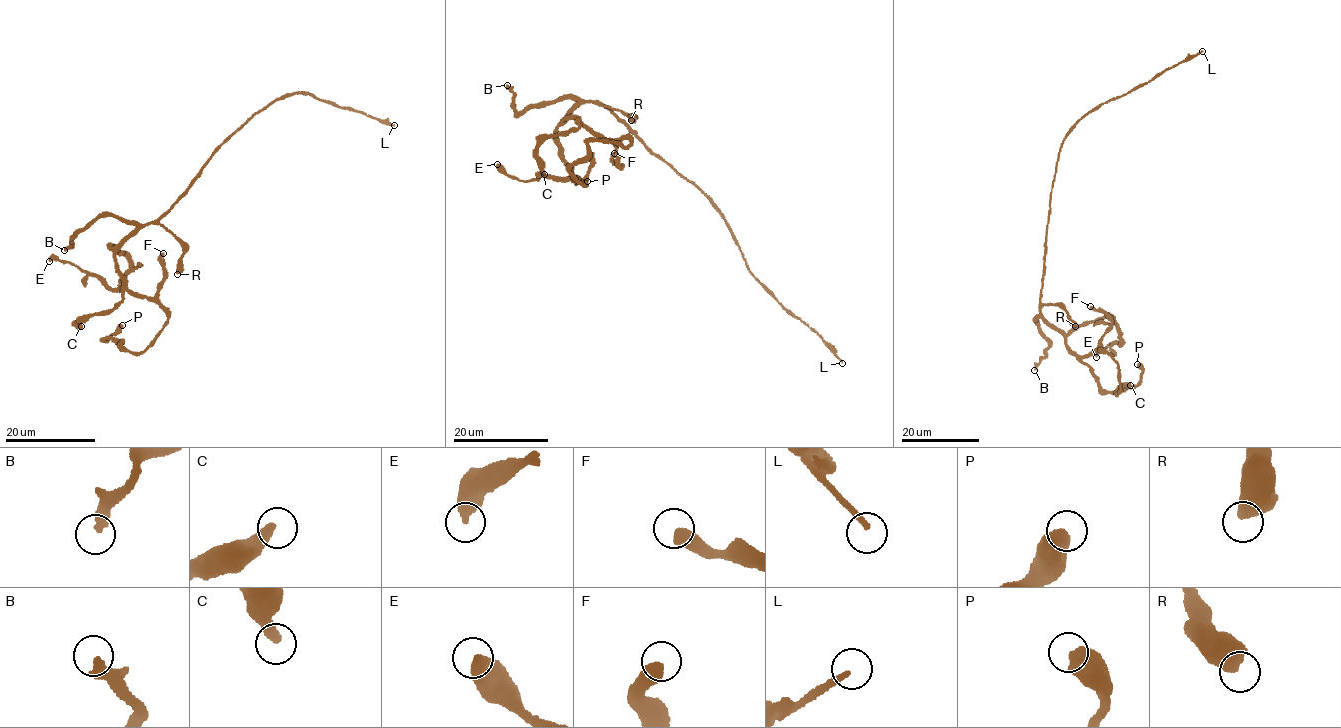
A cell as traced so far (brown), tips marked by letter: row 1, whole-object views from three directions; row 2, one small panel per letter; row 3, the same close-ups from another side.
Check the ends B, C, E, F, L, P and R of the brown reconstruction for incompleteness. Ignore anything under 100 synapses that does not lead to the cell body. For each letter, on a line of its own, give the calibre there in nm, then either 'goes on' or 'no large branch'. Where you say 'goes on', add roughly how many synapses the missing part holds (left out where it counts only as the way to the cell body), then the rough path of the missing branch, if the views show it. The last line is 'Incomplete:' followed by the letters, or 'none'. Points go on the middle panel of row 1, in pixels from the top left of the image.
B: 340 nm | no large branch
C: 400 nm | no large branch
E: 500 nm | no large branch
F: 500 nm | no large branch
L: 200 nm | goes on | 100 syn
P: 600 nm | no large branch
R: 650 nm | no large branch
Incomplete: L

